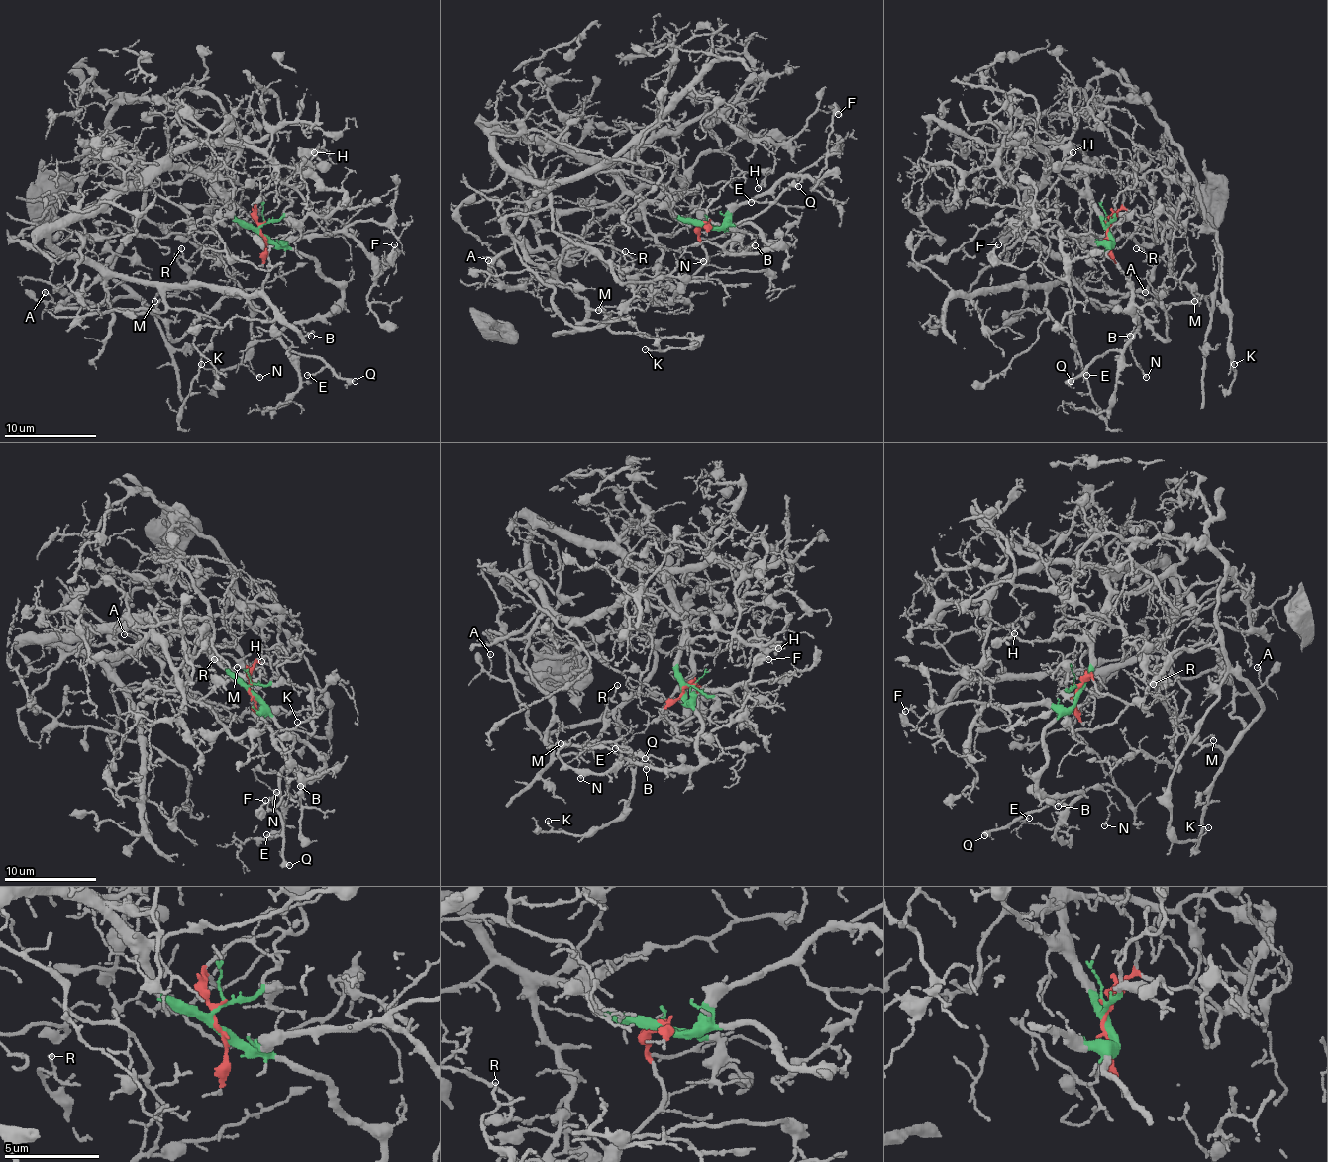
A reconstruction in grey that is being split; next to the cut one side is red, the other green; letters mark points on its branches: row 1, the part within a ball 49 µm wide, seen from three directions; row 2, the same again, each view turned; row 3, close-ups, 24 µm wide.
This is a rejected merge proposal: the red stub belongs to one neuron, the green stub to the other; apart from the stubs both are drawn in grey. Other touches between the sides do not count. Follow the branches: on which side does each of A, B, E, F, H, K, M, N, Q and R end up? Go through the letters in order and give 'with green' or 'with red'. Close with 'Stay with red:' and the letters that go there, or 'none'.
A: with red
B: with green
E: with green
F: with green
H: with green
K: with red
M: with red
N: with green
Q: with green
R: with red
Stay with red: A, K, M, R

